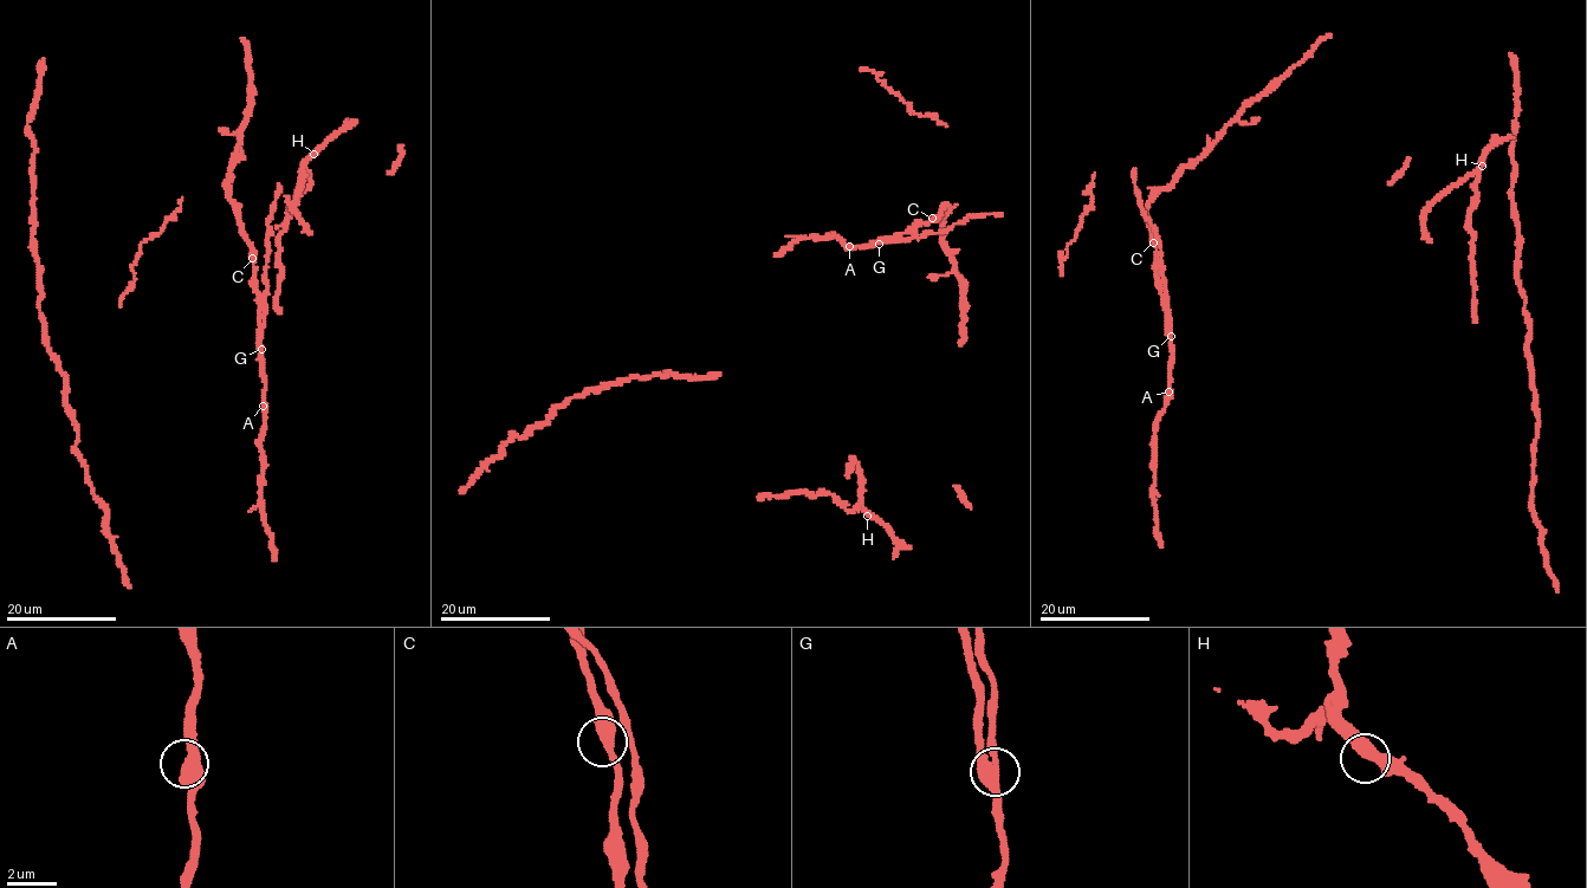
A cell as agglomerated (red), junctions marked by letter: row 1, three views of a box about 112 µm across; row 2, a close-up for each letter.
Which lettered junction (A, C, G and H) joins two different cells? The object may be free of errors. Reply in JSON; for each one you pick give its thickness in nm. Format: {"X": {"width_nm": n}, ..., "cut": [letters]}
{"G": {"width_nm": 500}, "cut": ["G"]}

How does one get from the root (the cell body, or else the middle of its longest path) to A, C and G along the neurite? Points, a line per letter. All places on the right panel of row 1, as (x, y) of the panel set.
A: (1330, 34), (1244, 108), (1205, 154), (1181, 169), (1148, 205), (1155, 283), (1171, 347), (1168, 391)
C: (1330, 34), (1251, 101), (1205, 154), (1152, 198), (1147, 213), (1153, 242)
G: (1330, 34), (1251, 101), (1205, 154), (1152, 198), (1147, 213), (1155, 247), (1155, 283), (1171, 336)

